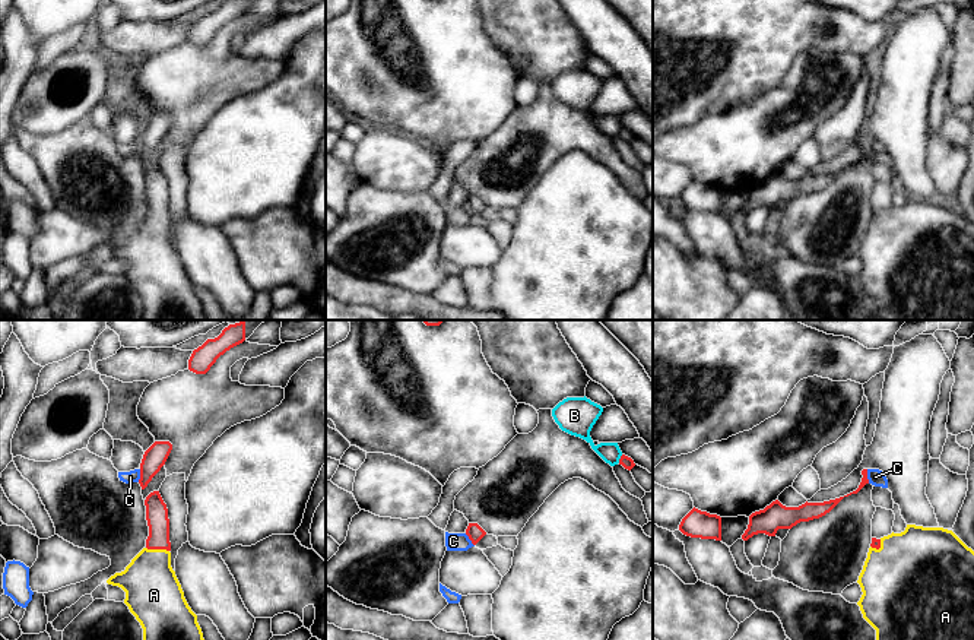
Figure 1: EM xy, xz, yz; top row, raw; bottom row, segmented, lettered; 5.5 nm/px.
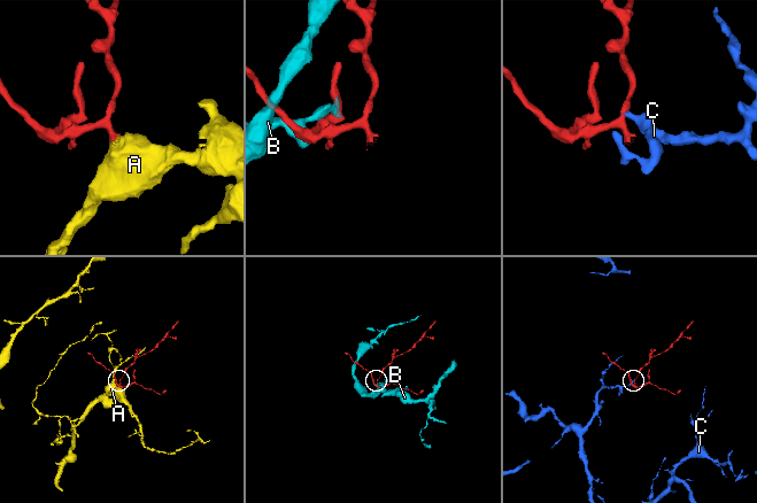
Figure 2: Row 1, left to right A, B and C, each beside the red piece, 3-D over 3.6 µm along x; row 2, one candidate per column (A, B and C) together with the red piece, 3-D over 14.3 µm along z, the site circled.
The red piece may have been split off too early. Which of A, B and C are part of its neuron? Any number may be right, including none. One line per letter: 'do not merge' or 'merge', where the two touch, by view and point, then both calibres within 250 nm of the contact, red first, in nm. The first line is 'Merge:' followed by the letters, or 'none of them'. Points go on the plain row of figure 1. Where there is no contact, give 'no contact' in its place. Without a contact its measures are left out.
Merge: A
A: merge; meets red in xy at (158, 221); 130 nm thick on the red side, 300 nm on the other
B: do not merge; meets red in xz at (619, 132); 70 nm thick on the red side, 110 nm on the other
C: do not merge; meets red in yz at (866, 149); 50 nm thick on the red side, 90 nm on the other

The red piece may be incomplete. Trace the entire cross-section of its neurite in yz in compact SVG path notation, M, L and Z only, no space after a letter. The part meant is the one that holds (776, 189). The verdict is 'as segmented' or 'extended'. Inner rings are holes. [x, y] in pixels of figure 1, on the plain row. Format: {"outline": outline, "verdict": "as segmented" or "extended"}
{"outline": "M844 169L824 174L824 175L805 175L799 180L786 180L778 172L772 174L764 183L755 184L749 188L749 197L742 207L748 213L753 207L765 206L775 209L778 202L791 202L800 194L819 191L829 186Z", "verdict": "as segmented"}

